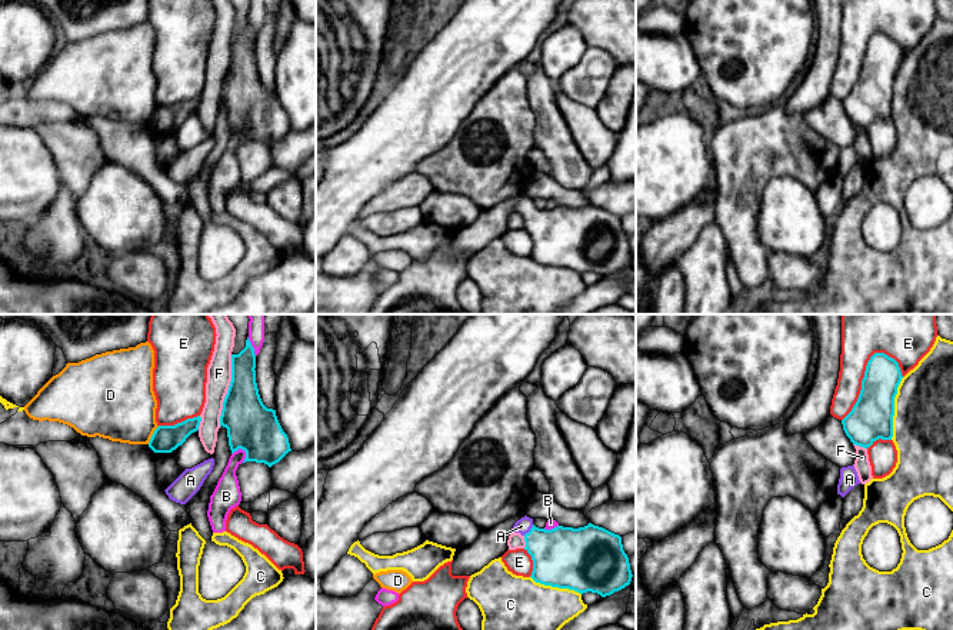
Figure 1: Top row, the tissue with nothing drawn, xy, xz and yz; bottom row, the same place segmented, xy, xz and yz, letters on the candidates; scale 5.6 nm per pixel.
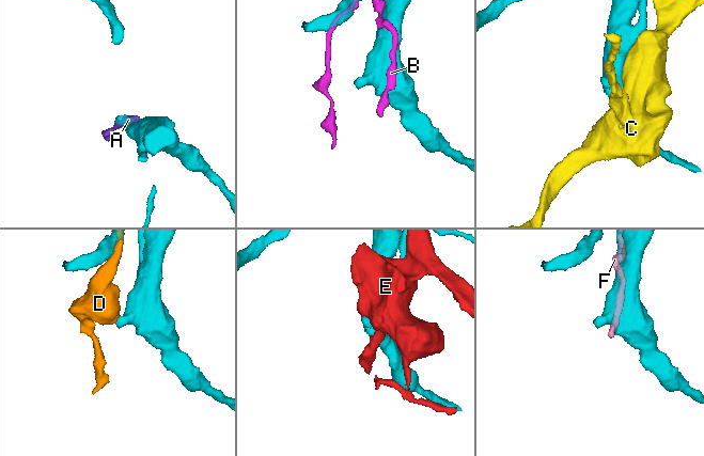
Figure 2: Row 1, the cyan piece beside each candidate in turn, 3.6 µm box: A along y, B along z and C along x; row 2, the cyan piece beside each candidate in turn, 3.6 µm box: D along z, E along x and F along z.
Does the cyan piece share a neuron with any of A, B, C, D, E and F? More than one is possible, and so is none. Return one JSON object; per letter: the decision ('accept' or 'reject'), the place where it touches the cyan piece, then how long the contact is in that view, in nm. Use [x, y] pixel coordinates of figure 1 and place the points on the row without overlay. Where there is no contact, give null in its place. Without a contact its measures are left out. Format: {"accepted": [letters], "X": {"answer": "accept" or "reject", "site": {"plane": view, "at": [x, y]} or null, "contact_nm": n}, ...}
{"accepted": ["A"], "A": {"answer": "accept", "site": {"plane": "xz", "at": [530, 210]}, "contact_nm": 90}, "B": {"answer": "reject", "site": {"plane": "xy", "at": [239, 127]}, "contact_nm": 90}, "C": {"answer": "reject", "site": {"plane": "yz", "at": [893, 89]}, "contact_nm": 360}, "D": {"answer": "reject", "site": {"plane": "xy", "at": [153, 114]}, "contact_nm": 120}, "E": {"answer": "reject", "site": {"plane": "yz", "at": [863, 57]}, "contact_nm": 460}, "F": {"answer": "reject", "site": {"plane": "xy", "at": [227, 70]}, "contact_nm": 420}}

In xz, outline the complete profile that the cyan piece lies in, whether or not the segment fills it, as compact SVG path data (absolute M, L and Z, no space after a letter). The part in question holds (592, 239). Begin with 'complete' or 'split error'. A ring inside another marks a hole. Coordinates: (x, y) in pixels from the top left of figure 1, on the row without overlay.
split error; M524 196L512 213L524 217L524 230L533 240L530 257L536 263L606 277L632 261L622 217L603 207L589 203L579 209L557 206L546 210Z

